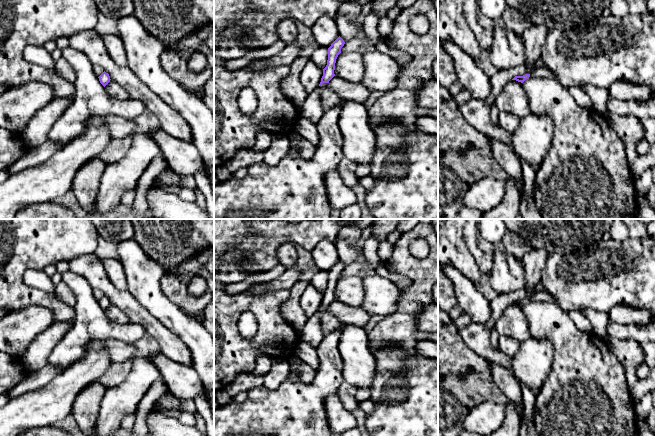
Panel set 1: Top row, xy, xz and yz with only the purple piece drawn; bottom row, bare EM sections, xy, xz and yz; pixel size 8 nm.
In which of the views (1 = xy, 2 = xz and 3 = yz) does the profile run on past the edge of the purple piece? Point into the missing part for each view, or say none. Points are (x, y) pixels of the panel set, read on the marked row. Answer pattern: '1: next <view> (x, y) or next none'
1: next none
2: next none
3: next none

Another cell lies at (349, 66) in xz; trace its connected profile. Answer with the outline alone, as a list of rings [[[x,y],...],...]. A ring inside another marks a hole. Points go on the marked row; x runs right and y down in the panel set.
[[[341,52],[335,63],[335,76],[353,83],[361,83],[365,73],[363,54],[359,52]]]

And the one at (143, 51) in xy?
[[[134,15],[118,19],[116,24],[125,47],[127,67],[189,124],[192,131],[192,144],[197,148],[204,162],[214,197],[214,114],[205,105],[203,99],[191,93],[163,69],[160,57],[165,50],[164,44],[149,34]]]

